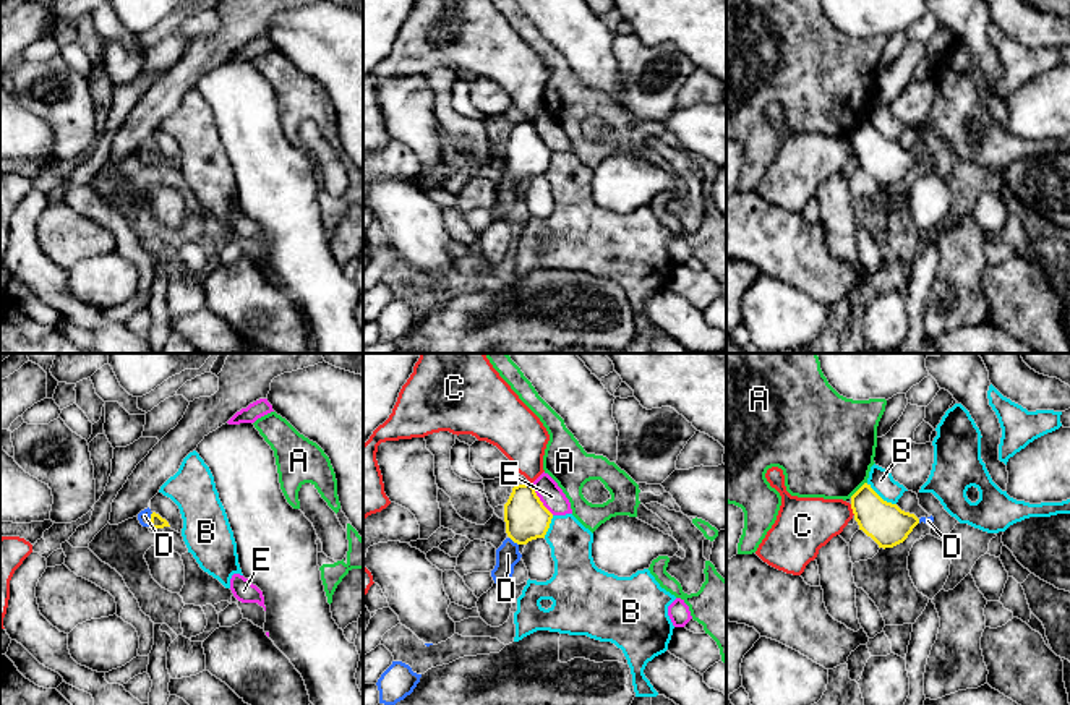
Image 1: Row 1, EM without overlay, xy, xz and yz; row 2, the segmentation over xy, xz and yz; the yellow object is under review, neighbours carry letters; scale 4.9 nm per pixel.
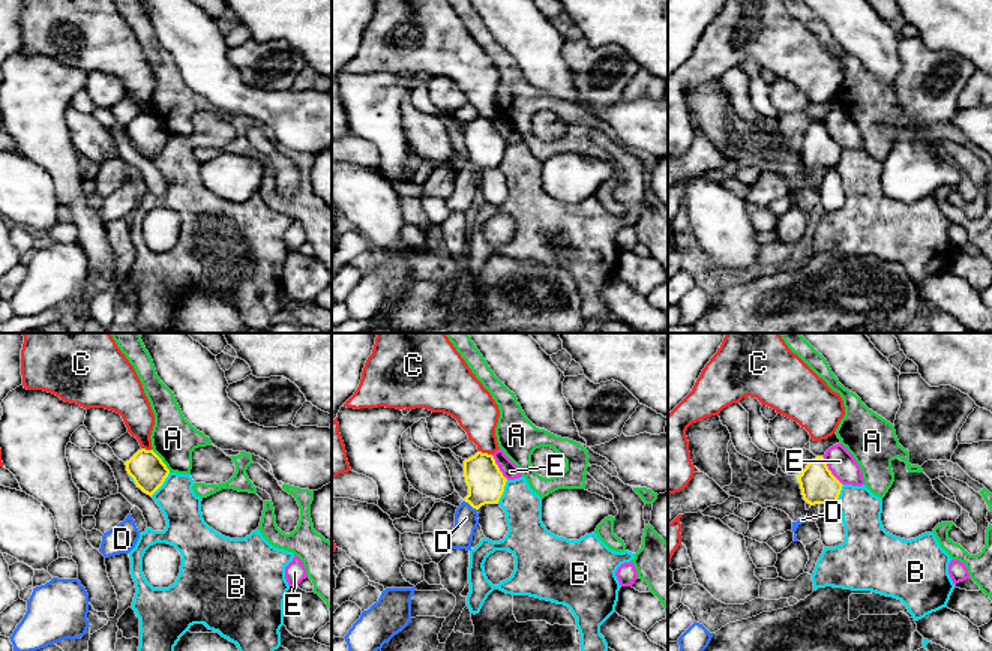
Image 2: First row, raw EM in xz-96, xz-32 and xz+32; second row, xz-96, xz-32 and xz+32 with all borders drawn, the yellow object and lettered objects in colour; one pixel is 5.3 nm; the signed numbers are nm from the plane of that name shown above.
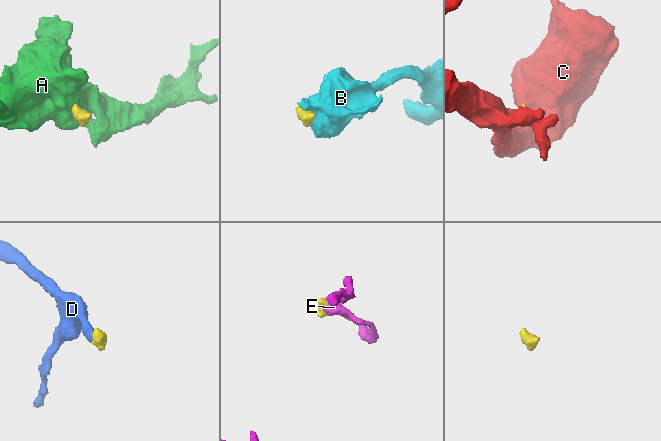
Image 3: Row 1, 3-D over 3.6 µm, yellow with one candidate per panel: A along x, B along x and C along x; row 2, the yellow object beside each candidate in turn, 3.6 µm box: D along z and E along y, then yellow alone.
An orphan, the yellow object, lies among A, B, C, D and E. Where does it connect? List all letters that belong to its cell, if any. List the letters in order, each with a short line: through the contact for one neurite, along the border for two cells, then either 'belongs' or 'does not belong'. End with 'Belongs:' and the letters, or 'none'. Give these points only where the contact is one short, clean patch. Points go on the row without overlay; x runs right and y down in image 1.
A: line yz (866, 119), (850, 133); does not belong
B: line yz (866, 120), (884, 136), (895, 141); does not belong
C: line yz (850, 141), (855, 151); does not belong
D: line xy (156, 159), (151, 156), (145, 153); belongs
E: line xz (530, 120), (539, 136), (553, 151); does not belong
Belongs: D

